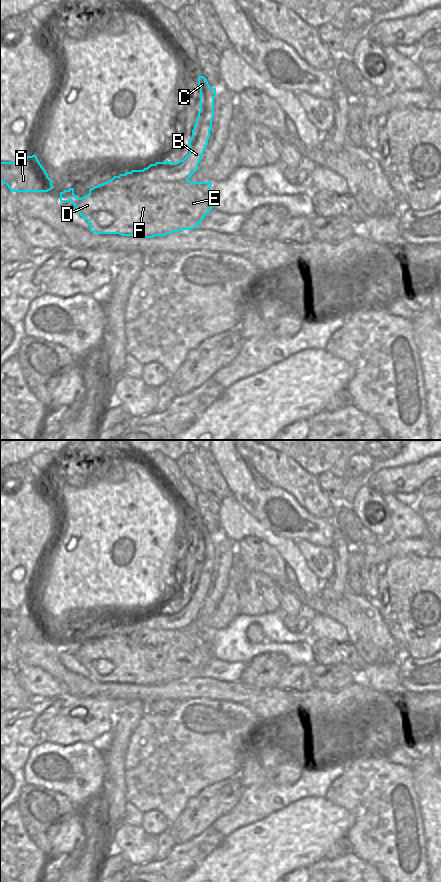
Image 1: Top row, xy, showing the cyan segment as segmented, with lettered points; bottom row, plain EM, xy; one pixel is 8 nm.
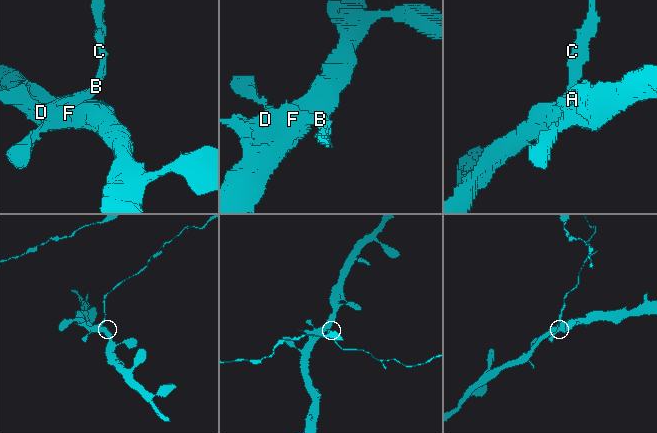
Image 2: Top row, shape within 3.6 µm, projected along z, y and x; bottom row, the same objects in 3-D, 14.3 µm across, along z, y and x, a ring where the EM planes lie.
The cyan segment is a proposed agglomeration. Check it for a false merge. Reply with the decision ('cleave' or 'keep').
cleave

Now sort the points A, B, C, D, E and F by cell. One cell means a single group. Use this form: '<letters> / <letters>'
A D E F / B C

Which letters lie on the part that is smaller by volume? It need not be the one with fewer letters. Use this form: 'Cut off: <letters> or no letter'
Cut off: B, C

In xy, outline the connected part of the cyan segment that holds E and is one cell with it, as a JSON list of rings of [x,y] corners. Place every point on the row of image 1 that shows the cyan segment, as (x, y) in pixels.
[[[148,167],[143,170],[132,170],[111,180],[90,188],[89,194],[81,198],[74,194],[74,188],[60,192],[60,202],[71,201],[82,218],[88,221],[90,231],[97,234],[119,234],[121,236],[141,236],[153,238],[165,236],[181,230],[198,228],[204,217],[212,210],[210,197],[211,182],[179,182],[177,174],[167,169],[167,174],[155,174]]]

